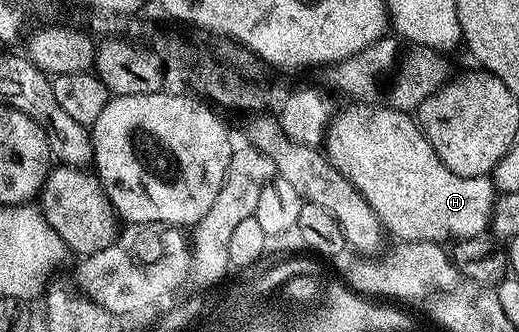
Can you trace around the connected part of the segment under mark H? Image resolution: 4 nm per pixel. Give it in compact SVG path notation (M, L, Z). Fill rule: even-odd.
M352 107L332 121L327 155L363 194L388 235L398 236L401 242L456 242L482 235L490 227L495 185L489 176L467 178L447 170L412 115L395 109Z

